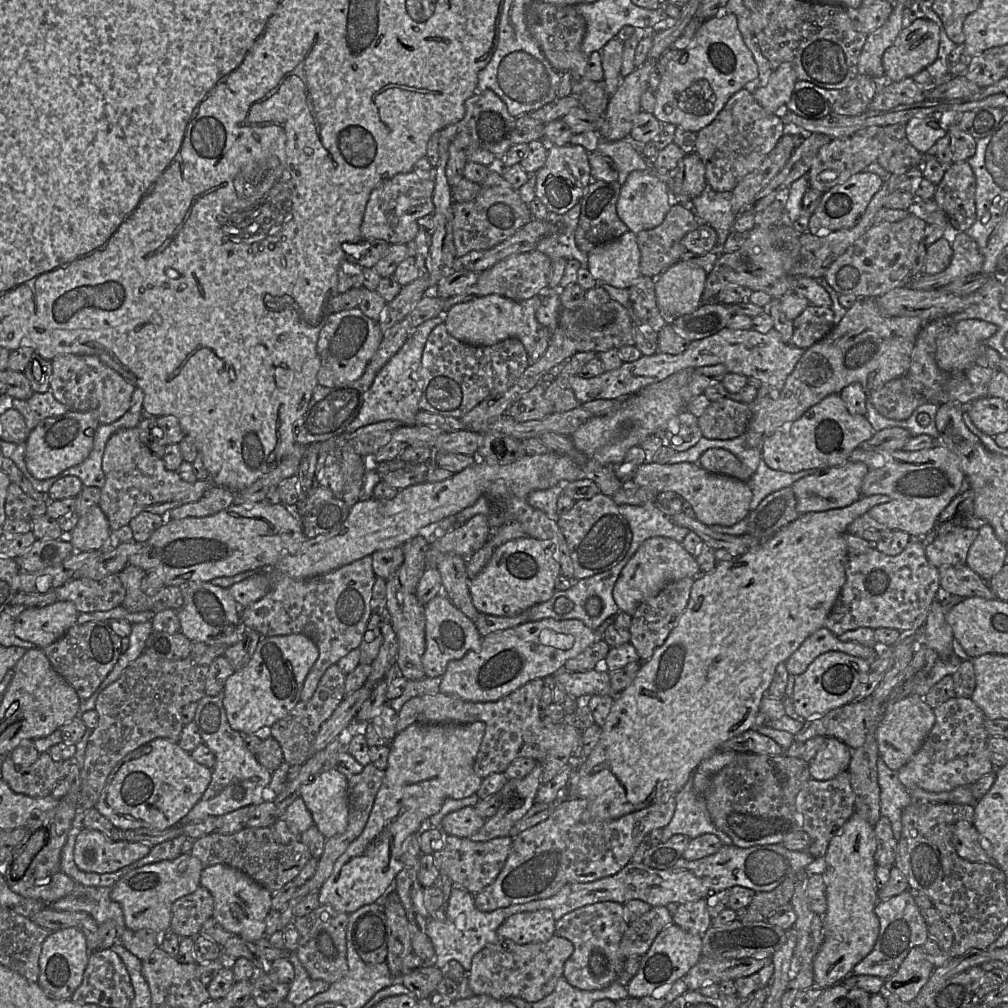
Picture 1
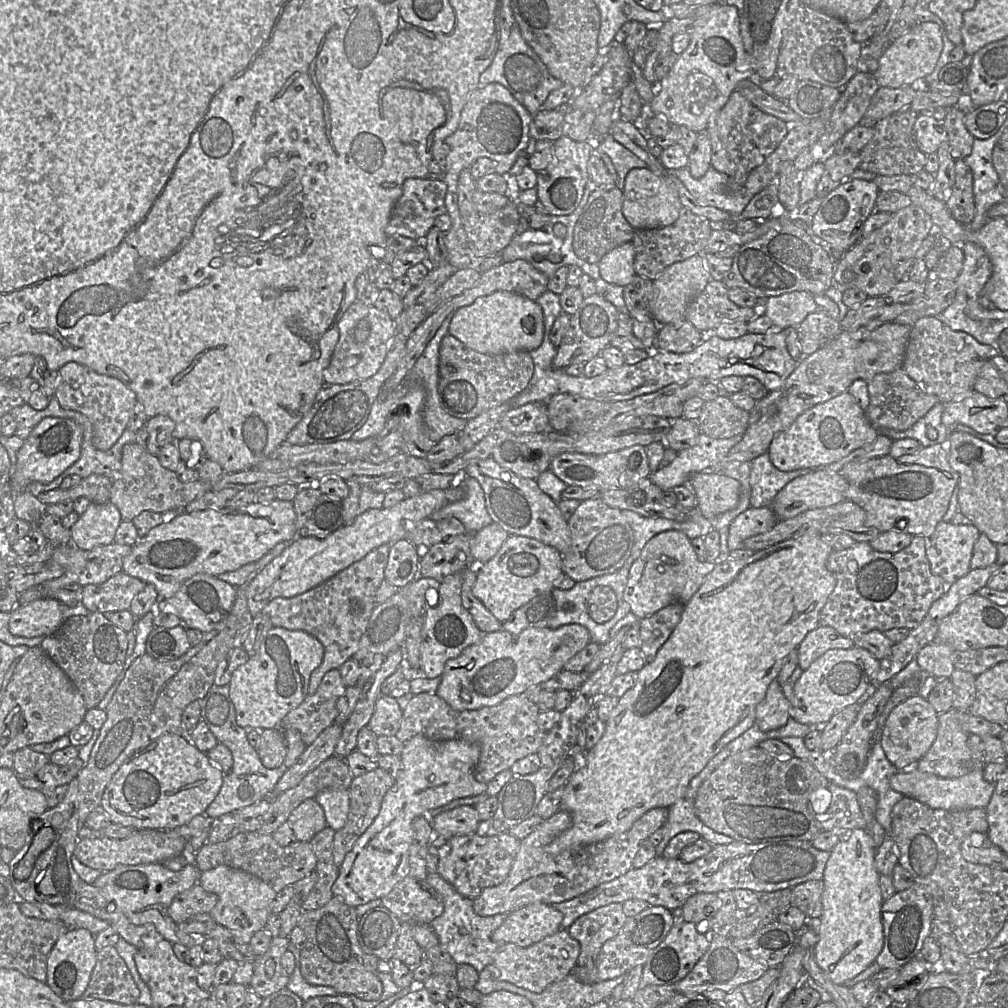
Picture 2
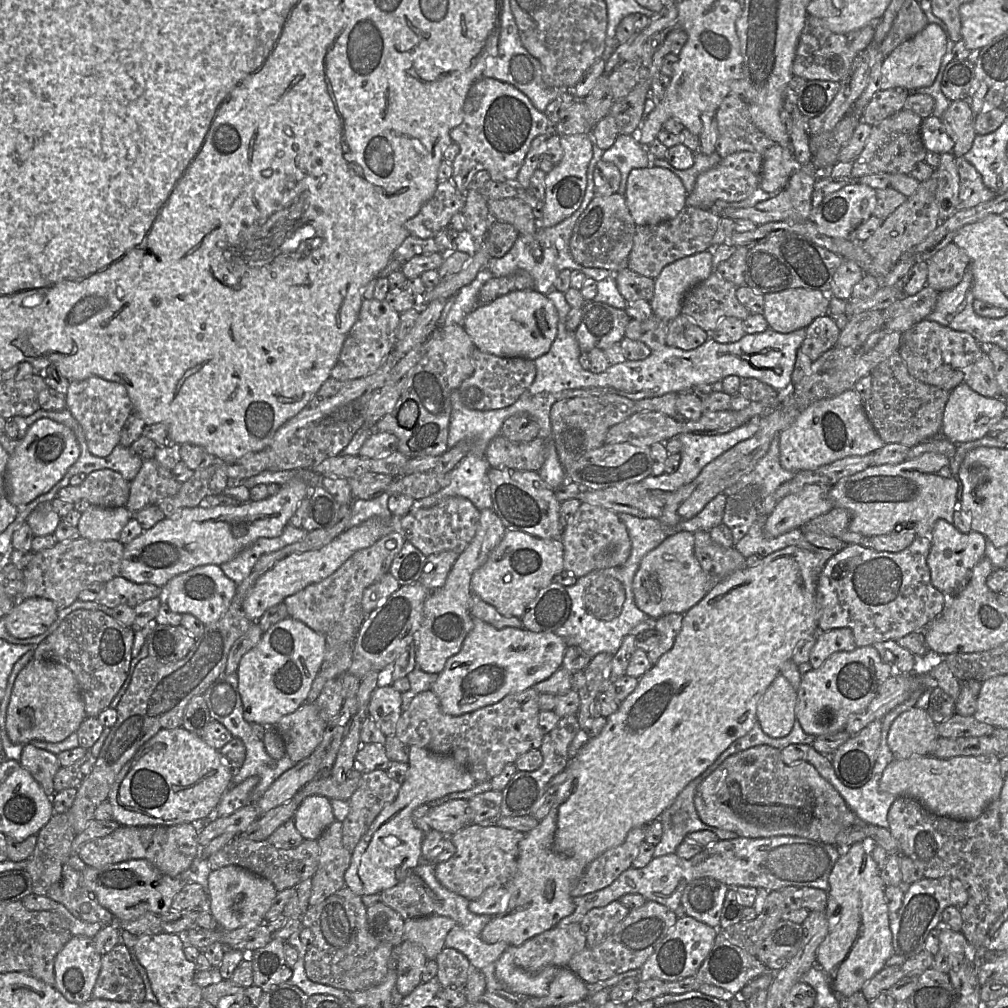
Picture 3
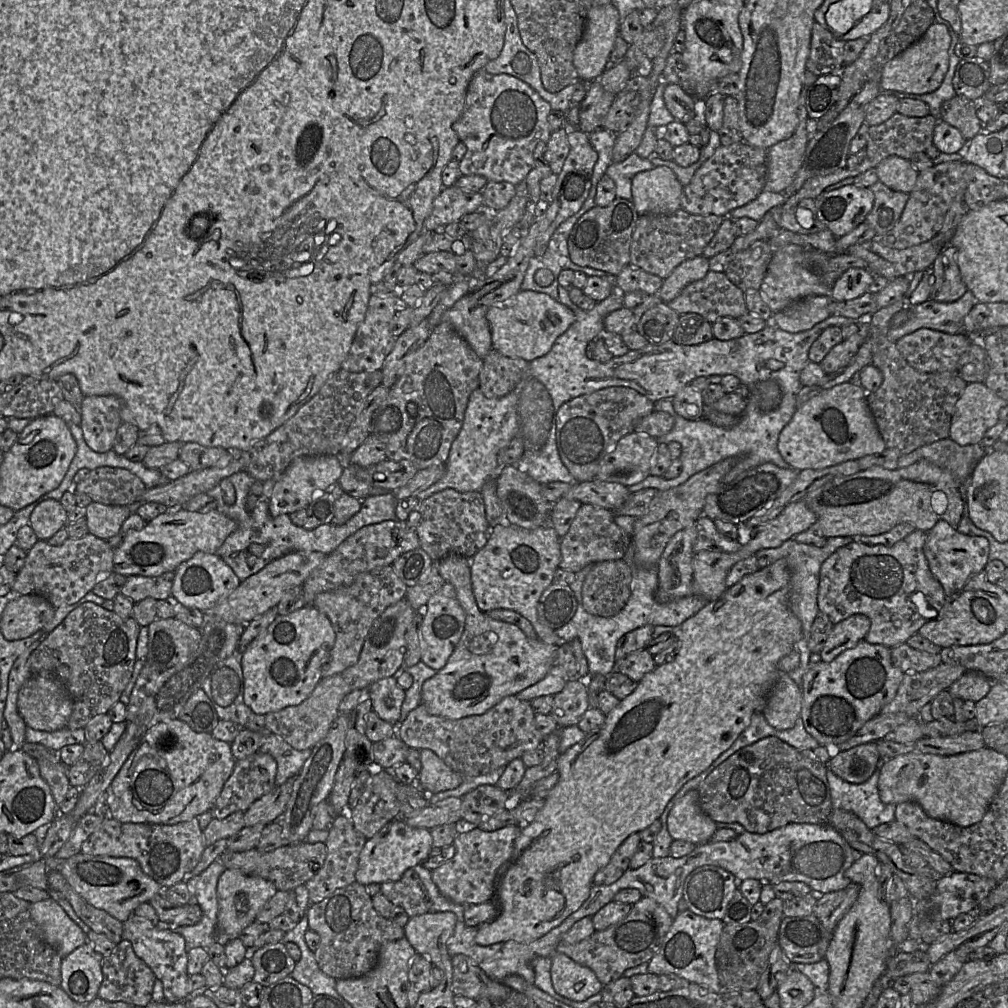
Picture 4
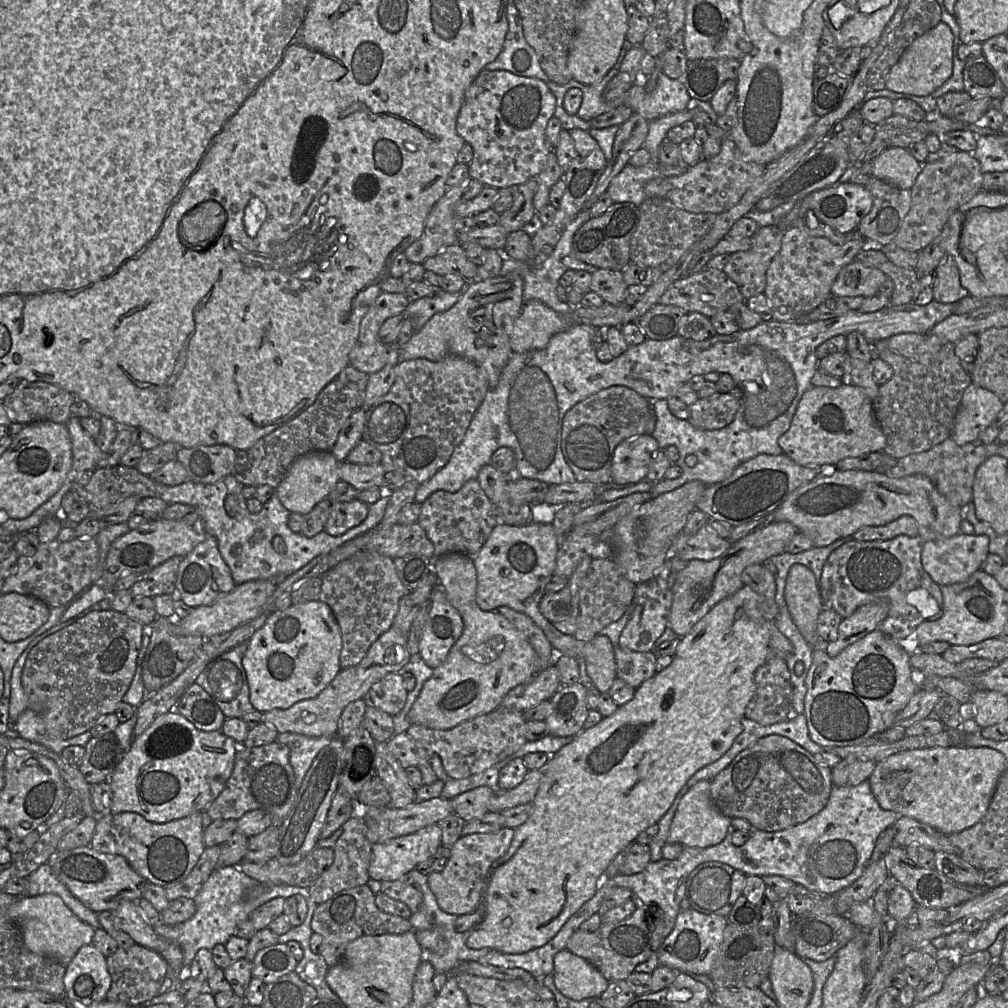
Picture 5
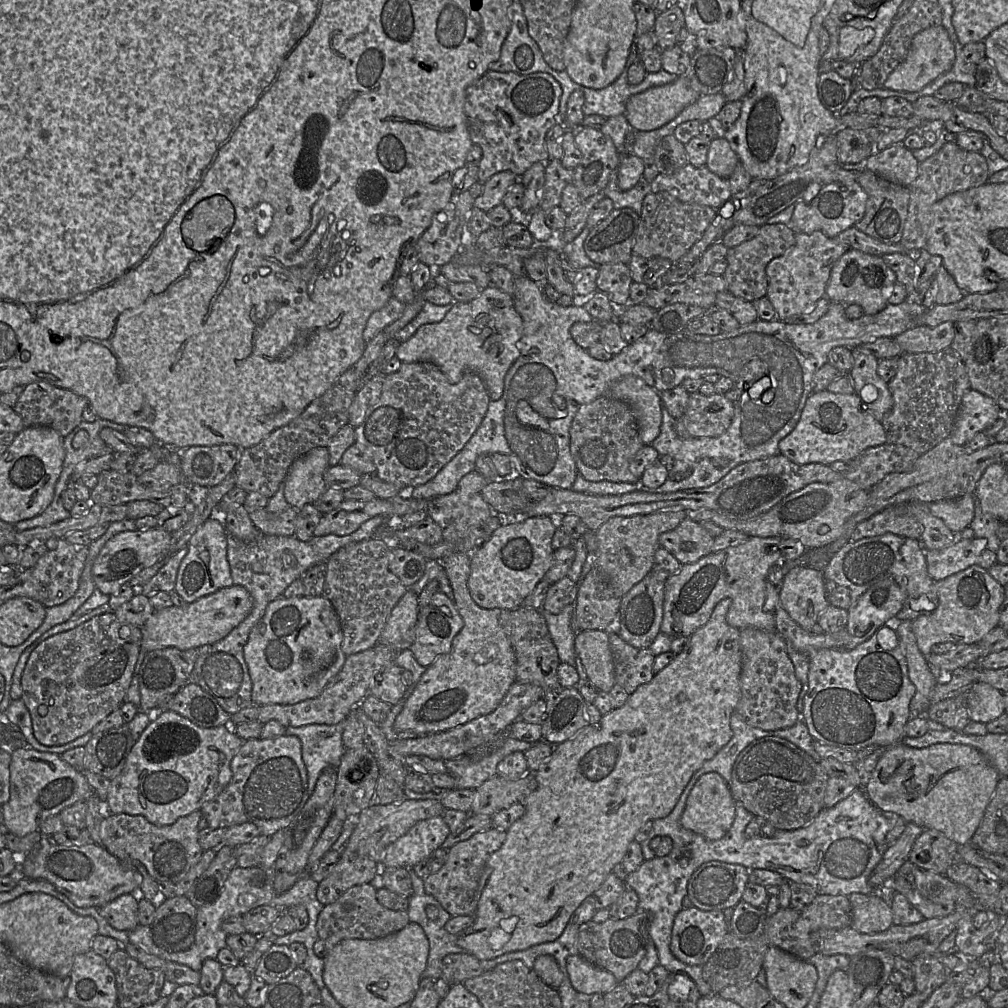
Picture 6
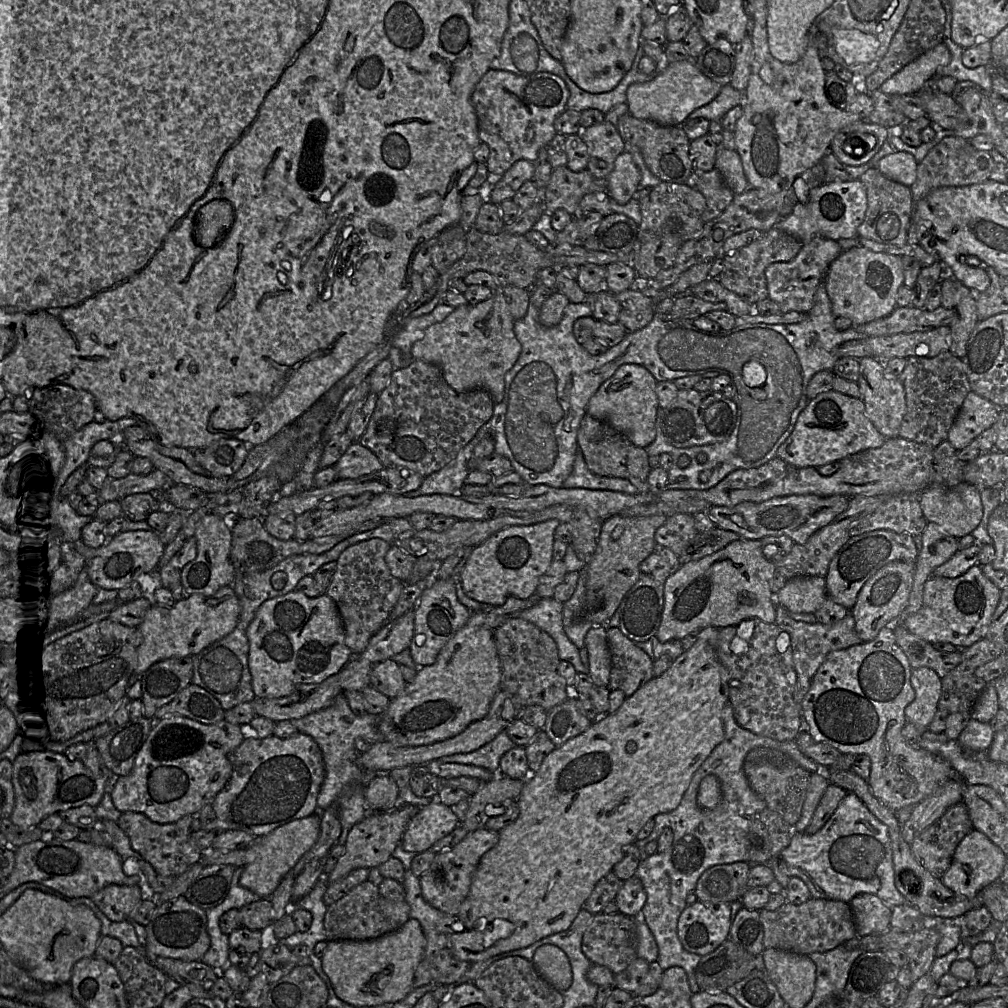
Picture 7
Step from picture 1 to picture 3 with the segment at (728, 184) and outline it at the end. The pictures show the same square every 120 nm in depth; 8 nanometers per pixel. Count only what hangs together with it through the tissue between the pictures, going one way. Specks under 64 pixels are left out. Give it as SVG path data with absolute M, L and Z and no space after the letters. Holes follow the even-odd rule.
M733 94L722 100L715 118L718 129L715 152L721 159L742 151L763 155L775 145L753 124L748 105Z

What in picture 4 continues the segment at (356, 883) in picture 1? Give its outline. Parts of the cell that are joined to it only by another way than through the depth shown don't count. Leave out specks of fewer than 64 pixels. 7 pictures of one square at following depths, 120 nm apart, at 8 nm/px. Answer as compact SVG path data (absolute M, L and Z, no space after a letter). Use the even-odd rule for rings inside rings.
M429 749L420 750L421 770L417 784L426 794L435 794L457 788L464 778L453 771ZM402 818L392 820L366 841L359 856L356 882L367 886L399 880L407 869L421 864L433 852L432 842L431 830L410 827Z

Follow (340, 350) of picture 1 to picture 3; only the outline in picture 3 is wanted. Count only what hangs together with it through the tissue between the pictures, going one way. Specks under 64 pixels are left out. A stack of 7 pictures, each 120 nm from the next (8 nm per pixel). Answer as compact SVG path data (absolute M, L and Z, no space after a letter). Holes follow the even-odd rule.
M363 299L358 318L349 331L330 377L339 381L354 380L373 374L385 362L397 341L398 313L386 300Z

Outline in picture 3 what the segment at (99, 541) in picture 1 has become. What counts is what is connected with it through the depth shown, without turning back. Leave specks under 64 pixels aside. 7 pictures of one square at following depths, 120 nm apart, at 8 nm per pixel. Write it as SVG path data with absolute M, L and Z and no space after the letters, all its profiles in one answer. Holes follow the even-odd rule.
M90 505L78 522L80 537L91 541L117 541L133 517L126 506L105 508Z

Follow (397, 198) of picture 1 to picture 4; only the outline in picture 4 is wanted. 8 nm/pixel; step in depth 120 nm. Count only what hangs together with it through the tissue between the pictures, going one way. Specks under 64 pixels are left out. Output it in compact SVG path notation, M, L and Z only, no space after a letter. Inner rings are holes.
M455 185L444 187L435 198L432 210L424 220L423 229L428 231L443 231L442 228L444 226L460 221L465 214L475 212L479 209L484 209L482 191L466 193Z

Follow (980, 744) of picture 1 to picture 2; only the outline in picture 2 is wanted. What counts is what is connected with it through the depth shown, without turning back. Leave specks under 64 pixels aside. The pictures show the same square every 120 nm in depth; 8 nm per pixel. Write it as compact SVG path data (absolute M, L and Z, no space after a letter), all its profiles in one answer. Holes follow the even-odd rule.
M951 708L949 711L938 715L938 731L936 739L925 754L913 767L921 772L936 775L941 778L959 778L977 765L968 746L969 734L966 731L966 722L969 711L960 711Z

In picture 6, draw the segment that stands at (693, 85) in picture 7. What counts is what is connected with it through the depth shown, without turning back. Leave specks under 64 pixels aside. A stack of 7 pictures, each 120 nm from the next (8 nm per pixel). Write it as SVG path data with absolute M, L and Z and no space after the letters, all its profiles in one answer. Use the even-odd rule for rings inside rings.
M680 75L671 83L631 96L625 116L632 130L652 131L673 120L699 97L687 76Z

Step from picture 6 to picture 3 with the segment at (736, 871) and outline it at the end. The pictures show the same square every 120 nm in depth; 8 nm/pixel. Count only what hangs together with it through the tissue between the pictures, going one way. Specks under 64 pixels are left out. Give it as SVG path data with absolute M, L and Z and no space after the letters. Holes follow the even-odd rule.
M698 878L685 887L680 903L687 916L719 929L722 907L729 889L729 886L715 879Z

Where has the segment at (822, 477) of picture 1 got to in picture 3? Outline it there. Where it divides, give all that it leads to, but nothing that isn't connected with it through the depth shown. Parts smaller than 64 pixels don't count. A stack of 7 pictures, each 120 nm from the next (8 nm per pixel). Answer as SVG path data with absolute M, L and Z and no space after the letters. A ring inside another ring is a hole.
M811 484L784 497L764 519L764 537L772 539L799 529L810 520L830 511L834 506L828 496L829 489L828 486Z

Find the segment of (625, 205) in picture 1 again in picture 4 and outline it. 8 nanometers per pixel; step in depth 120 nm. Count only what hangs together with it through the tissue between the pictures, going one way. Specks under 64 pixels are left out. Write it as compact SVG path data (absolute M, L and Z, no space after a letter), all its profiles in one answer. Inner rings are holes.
M666 166L637 173L631 191L631 201L639 215L667 215L681 208L683 186Z

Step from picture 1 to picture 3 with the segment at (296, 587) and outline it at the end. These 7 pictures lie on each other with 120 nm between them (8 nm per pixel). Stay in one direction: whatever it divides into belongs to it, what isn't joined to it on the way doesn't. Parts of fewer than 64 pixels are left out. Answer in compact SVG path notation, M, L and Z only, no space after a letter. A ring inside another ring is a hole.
M395 530L373 545L358 550L324 580L310 584L296 594L286 597L283 603L287 607L288 617L303 622L325 636L336 624L341 624L343 627L355 627L359 630L366 618L362 610L364 590L389 572L393 559L405 542L403 534Z

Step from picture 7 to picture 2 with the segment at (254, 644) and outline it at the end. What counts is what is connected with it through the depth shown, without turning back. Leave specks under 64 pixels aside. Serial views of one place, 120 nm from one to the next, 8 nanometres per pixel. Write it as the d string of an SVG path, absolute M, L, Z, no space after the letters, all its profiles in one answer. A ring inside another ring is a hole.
M282 627L270 629L257 652L233 672L228 684L237 725L258 730L278 728L283 718L308 696L311 673L323 656L323 645L312 635Z

